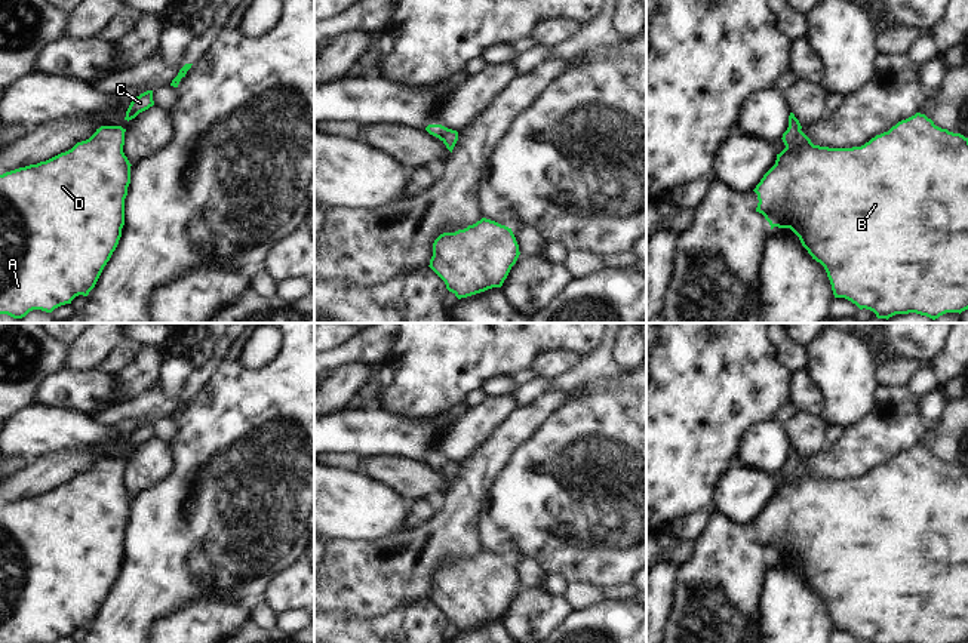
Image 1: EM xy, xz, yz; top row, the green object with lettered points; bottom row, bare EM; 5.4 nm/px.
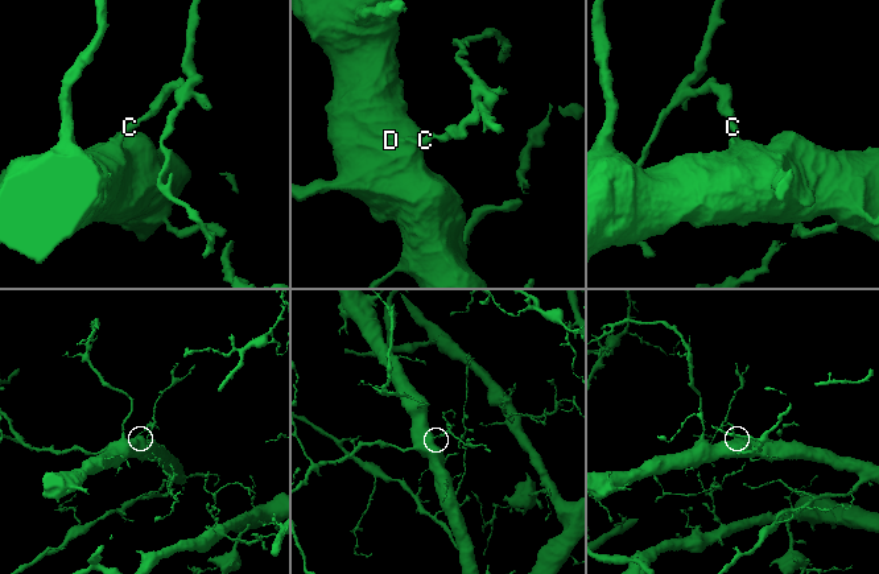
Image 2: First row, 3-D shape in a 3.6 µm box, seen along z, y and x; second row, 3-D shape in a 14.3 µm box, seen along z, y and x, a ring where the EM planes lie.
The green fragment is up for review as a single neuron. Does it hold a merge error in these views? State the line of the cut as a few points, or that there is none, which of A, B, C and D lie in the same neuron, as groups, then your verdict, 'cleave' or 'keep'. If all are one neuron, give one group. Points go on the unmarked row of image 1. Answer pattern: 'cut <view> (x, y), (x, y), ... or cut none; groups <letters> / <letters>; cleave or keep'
cut none; groups A B C D; keep

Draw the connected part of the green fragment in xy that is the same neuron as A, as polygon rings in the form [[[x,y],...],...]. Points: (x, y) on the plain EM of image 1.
[[[101,458],[89,471],[77,474],[65,484],[0,507],[0,643],[53,643],[61,637],[71,636],[79,627],[87,628],[95,619],[104,599],[119,576],[125,557],[125,530],[130,516],[132,498],[123,484],[125,464],[126,461],[122,458]]]

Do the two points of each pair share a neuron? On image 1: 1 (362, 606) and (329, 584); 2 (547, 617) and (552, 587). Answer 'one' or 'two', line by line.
1: one
2: two

